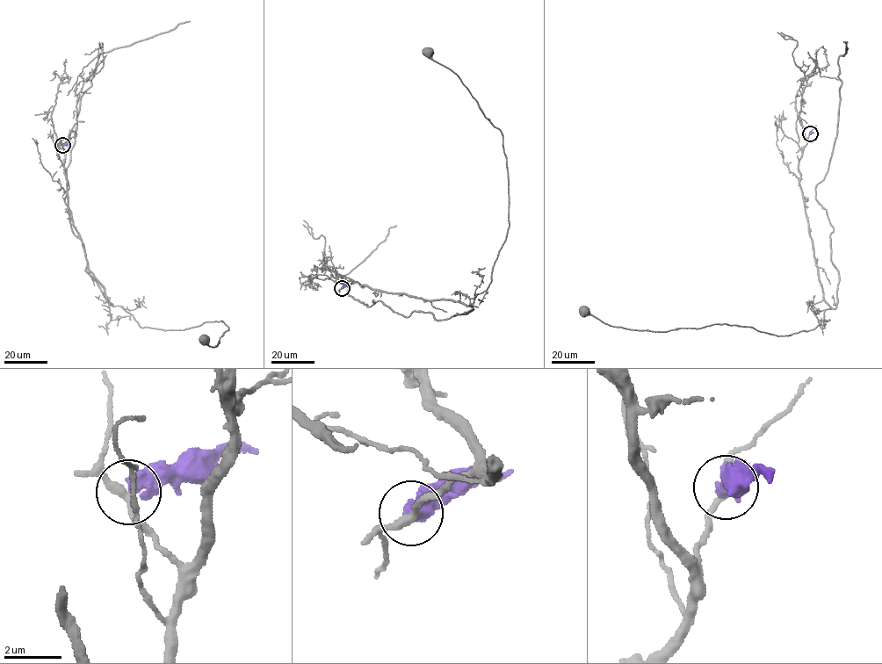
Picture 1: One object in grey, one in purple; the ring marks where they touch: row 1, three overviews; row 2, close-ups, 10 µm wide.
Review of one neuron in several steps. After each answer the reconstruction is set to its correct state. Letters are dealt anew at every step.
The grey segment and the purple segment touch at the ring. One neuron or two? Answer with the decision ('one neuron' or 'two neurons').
two neurons

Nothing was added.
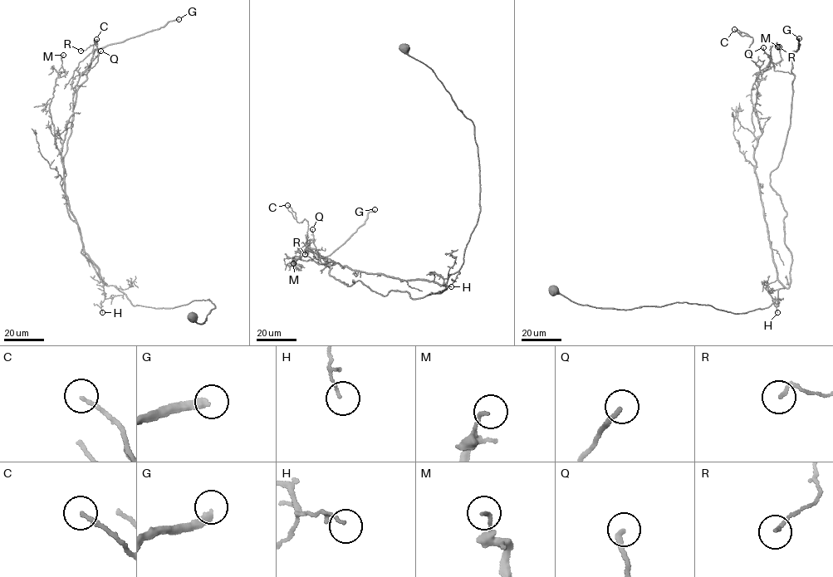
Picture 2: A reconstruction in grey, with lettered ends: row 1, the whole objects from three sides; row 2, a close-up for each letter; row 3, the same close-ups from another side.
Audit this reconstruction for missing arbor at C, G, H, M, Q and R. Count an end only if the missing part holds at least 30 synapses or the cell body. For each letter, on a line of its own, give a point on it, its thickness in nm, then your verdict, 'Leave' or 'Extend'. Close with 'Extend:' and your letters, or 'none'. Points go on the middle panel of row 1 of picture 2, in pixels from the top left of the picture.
C: Place: (287, 205). Thickness 180 nm. Leave
G: Place: (374, 209). Thickness 360 nm. Extend
H: Place: (451, 286). Thickness 90 nm. Leave
M: Place: (293, 263). Thickness 120 nm. Leave
Q: Place: (312, 229). Thickness 200 nm. Leave
R: Place: (305, 254). Thickness 150 nm. Leave
Extend: G

